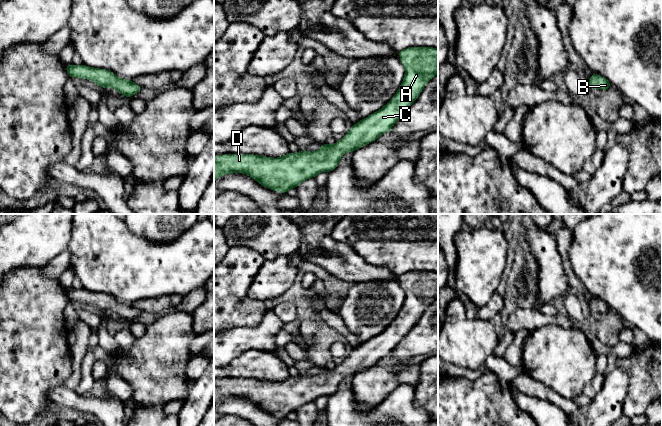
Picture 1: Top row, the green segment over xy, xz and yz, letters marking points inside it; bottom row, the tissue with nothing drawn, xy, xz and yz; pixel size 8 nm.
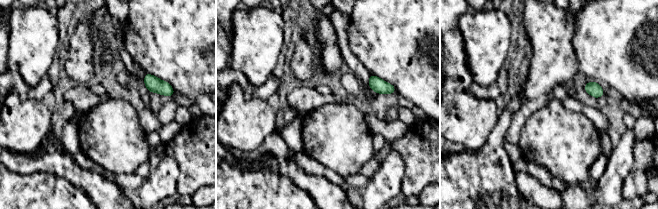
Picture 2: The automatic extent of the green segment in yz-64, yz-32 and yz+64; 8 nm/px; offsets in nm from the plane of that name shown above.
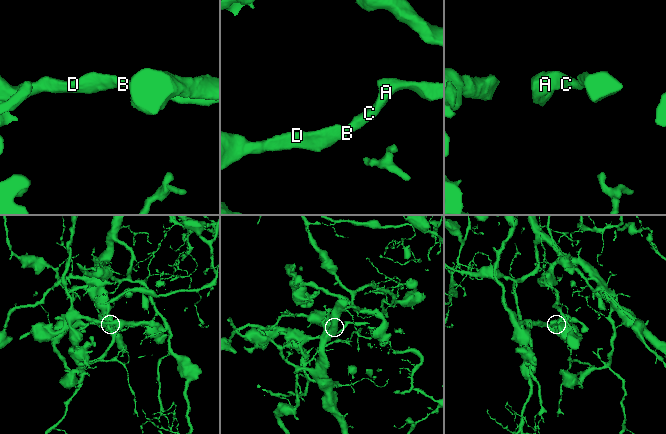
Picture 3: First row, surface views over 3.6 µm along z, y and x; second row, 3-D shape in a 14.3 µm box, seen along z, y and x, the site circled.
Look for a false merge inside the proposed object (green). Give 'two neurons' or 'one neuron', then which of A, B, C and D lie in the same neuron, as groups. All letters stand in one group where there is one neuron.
one neuron | A B C D

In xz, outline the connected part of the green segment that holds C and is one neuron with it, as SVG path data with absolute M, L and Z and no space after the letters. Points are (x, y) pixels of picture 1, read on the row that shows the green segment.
M408 47L398 53L405 67L399 90L379 111L352 125L342 140L334 145L324 143L316 152L299 151L280 158L251 154L217 156L214 157L214 181L225 174L239 172L250 175L264 187L286 193L320 172L334 170L344 152L354 152L389 132L425 85L438 74L438 49Z

